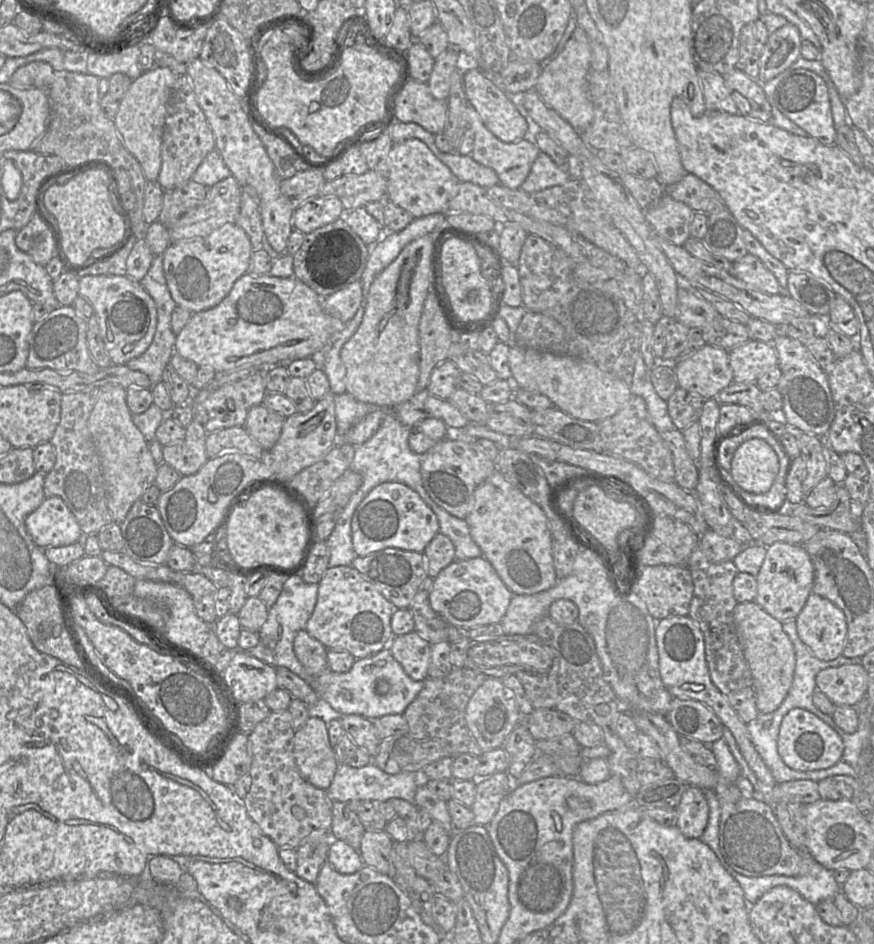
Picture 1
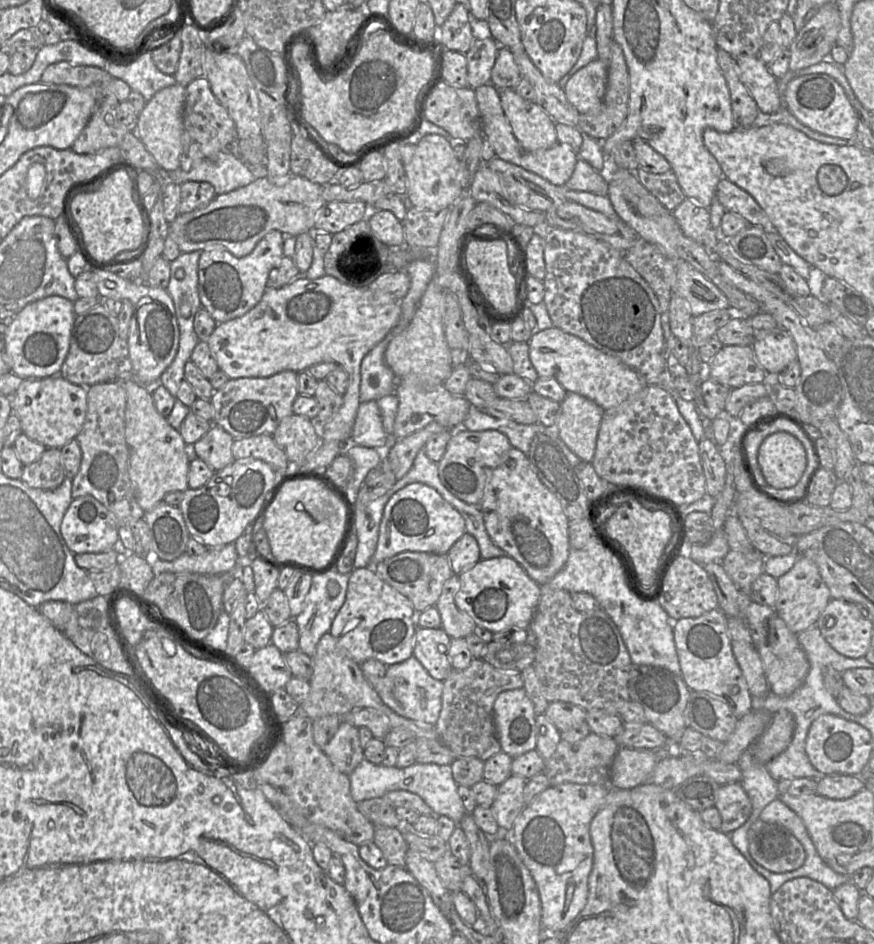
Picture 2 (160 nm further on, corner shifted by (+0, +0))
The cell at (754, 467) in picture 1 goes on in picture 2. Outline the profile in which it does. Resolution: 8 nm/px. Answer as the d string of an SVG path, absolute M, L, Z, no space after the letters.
M778 432L762 442L757 452L757 463L767 485L776 489L791 488L802 478L807 456L795 436Z

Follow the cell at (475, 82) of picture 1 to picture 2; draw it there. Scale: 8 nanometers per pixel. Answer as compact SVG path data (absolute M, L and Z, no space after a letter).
M499 89L503 111L521 146L529 152L558 143L556 122L538 104L520 97L513 89Z

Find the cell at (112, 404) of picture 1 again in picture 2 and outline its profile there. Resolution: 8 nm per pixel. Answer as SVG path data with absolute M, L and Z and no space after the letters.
M118 380L123 381L122 384L125 386L126 394L127 394L127 403L126 403L126 410L125 410L125 438L127 445L130 450L130 462L129 462L129 477L133 484L135 496L137 499L137 502L142 507L143 510L150 511L153 509L157 504L162 502L164 496L167 493L174 492L174 491L185 491L189 488L188 486L188 471L189 471L189 465L190 460L193 458L196 458L194 456L194 453L192 451L192 447L184 441L183 437L181 436L179 430L173 428L166 420L166 417L161 415L157 409L155 408L152 393L150 390L148 390L145 386L142 384L139 384L135 381L130 380Z

